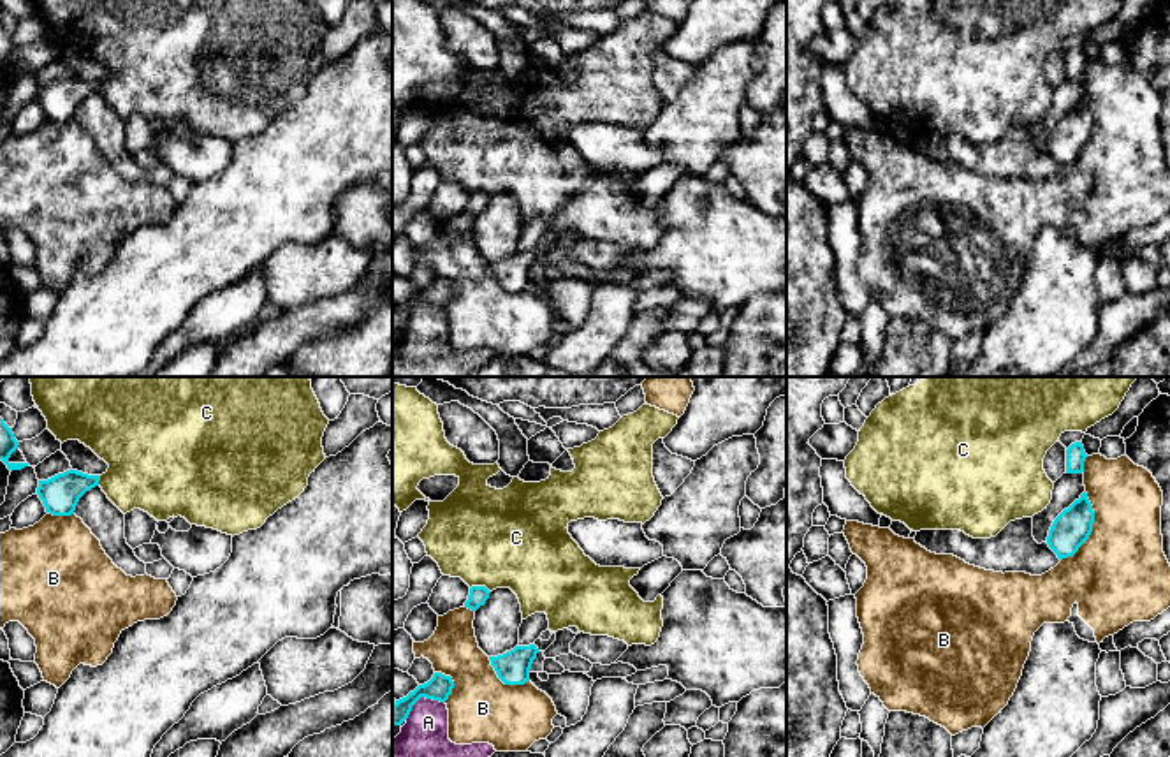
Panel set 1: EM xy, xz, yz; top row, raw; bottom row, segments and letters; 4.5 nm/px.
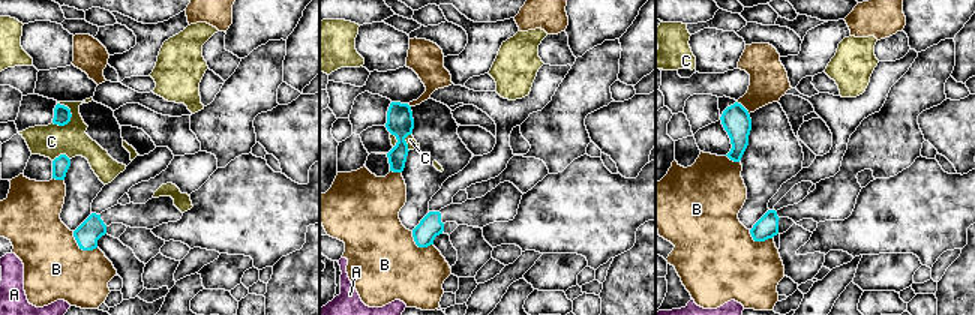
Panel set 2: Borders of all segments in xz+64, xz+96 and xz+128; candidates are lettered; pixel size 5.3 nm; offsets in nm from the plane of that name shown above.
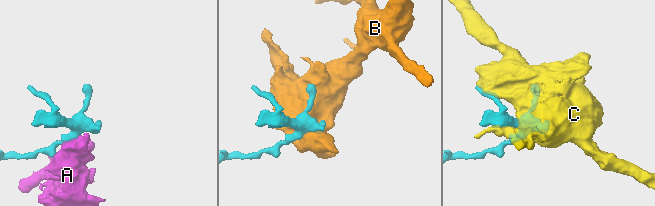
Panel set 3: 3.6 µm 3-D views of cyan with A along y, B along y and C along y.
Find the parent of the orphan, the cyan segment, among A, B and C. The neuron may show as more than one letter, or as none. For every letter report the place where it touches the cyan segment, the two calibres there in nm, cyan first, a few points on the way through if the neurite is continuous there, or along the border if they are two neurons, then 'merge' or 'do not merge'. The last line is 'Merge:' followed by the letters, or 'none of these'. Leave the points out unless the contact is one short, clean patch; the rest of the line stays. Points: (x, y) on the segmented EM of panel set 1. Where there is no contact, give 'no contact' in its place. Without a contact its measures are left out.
A: xz (421, 696) | 110/200 nm | do not merge
B: yz (1091, 529) | 170/440 nm | do not merge
C: xz (481, 587) | 90/460 nm | do not merge
Merge: none of these

